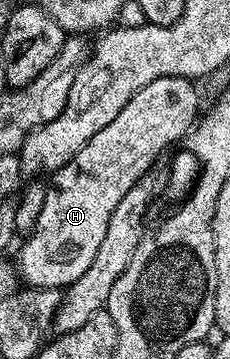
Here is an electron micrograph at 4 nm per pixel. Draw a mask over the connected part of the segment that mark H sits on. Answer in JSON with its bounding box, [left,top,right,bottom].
[17,77,201,291]

